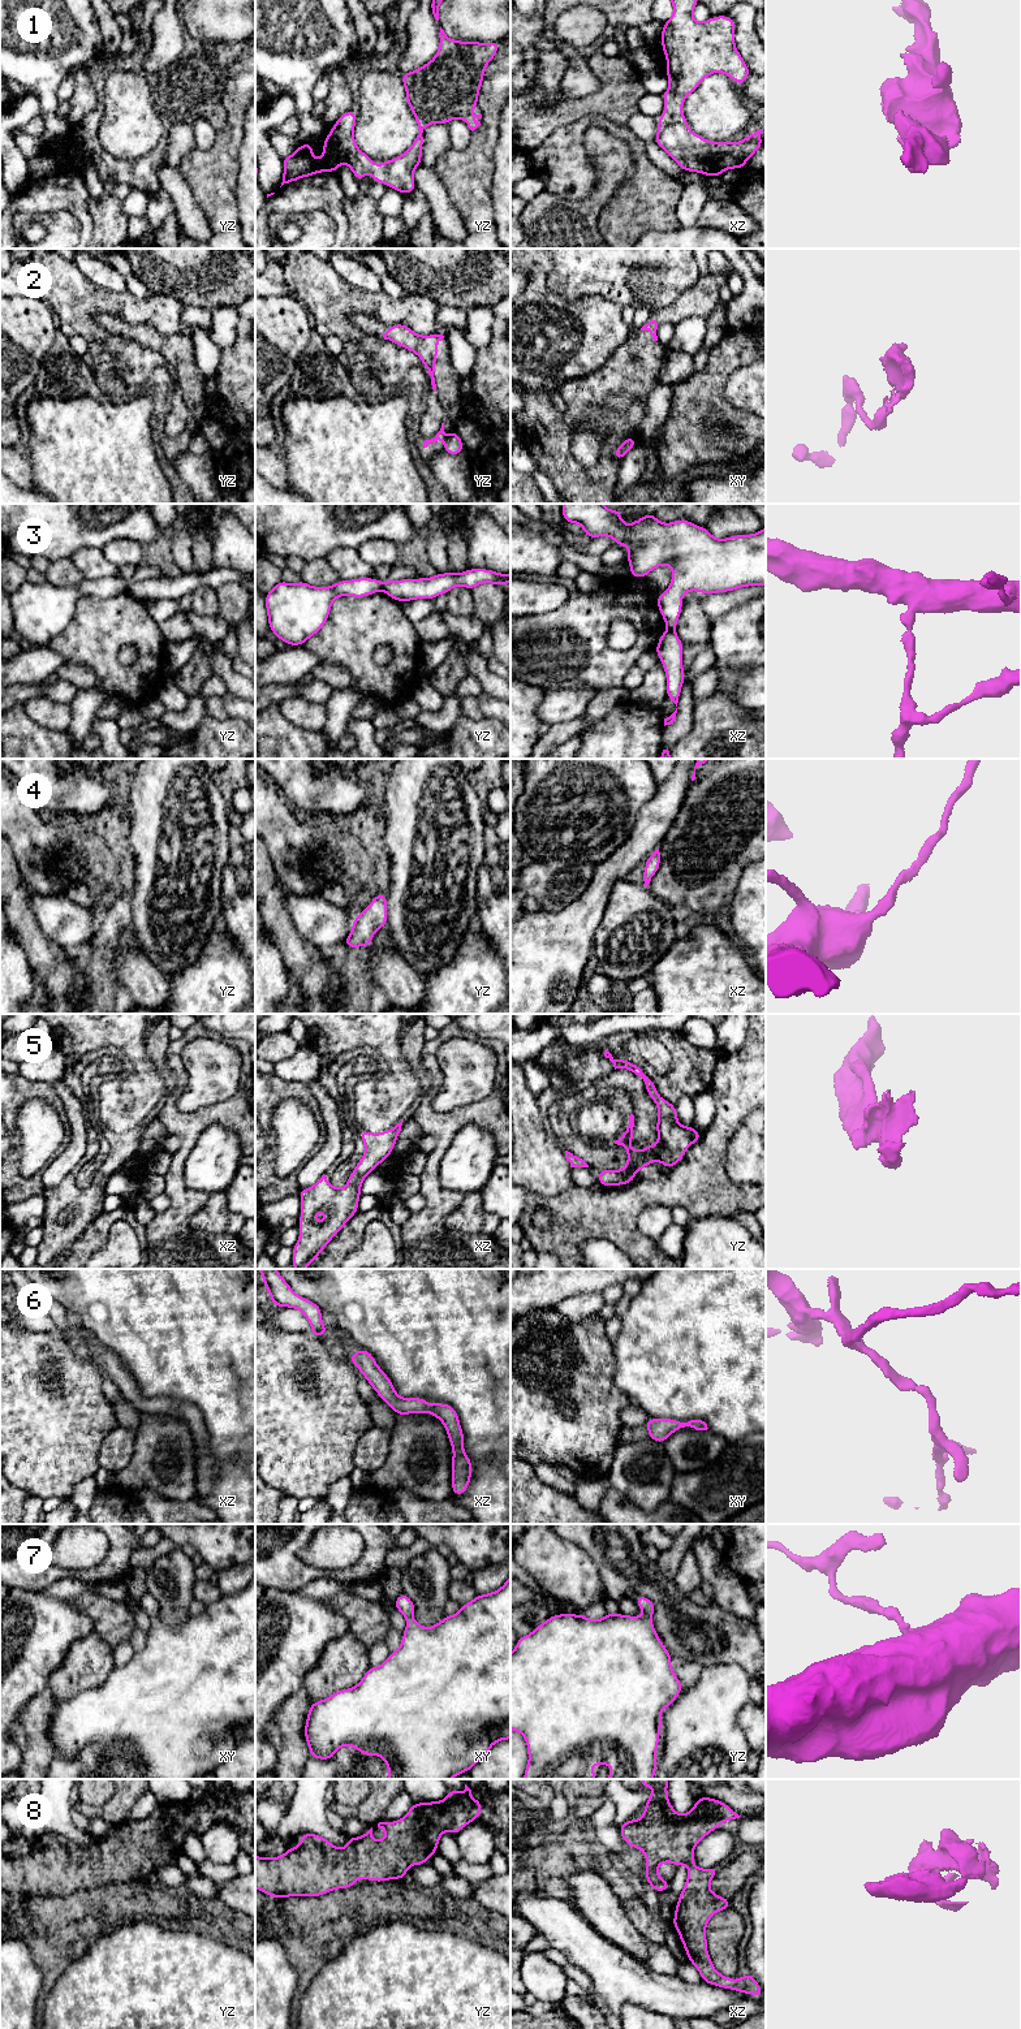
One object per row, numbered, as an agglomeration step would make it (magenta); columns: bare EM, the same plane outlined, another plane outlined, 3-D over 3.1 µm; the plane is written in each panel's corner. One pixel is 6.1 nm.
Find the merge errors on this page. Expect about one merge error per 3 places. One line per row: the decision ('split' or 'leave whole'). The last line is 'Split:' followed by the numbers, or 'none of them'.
1: leave whole
2: split
3: split
4: leave whole
5: leave whole
6: leave whole
7: leave whole
8: leave whole
Split: 2, 3

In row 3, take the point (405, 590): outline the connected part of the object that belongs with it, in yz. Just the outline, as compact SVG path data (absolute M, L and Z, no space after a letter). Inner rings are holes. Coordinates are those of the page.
M468 569L460 574L447 571L444 574L435 574L427 579L385 580L382 591L391 599L406 603L415 599L434 600L441 593L448 593L456 586L473 590L481 583L492 583L497 587L504 583L510 584L510 573L500 574L488 569Z

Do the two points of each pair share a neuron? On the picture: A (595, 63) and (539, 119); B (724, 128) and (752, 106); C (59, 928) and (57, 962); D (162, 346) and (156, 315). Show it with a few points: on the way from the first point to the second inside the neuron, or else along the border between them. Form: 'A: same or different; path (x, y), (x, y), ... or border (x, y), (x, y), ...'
A: same; path (606, 86), (606, 90), (591, 104), (563, 112)
B: different; border (742, 103), (749, 113), (749, 124)
C: different; border (37, 922), (39, 928), (68, 954)
D: different; border (134, 326), (151, 324), (166, 335), (189, 337)

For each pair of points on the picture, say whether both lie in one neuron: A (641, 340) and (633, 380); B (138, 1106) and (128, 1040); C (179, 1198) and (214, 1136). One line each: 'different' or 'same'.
A: same
B: same
C: different

